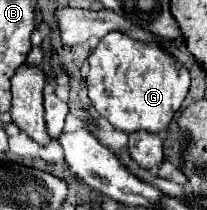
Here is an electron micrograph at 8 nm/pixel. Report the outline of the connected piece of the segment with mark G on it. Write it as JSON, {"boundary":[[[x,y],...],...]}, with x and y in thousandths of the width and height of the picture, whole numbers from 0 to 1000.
{"boundary":[[[541,148],[483,186],[464,243],[425,271],[425,310],[415,405],[454,529],[483,557],[502,548],[551,614],[618,643],[638,633],[618,719],[676,795],[715,814],[763,795],[792,757],[783,671],[734,633],[802,624],[841,538],[870,519],[918,414],[908,329],[773,214],[686,205],[570,148]]]}

